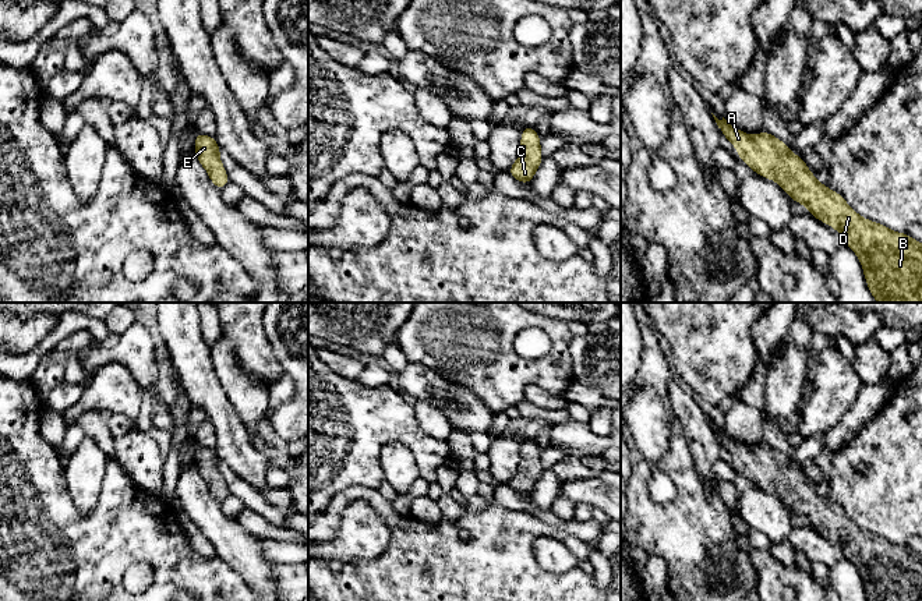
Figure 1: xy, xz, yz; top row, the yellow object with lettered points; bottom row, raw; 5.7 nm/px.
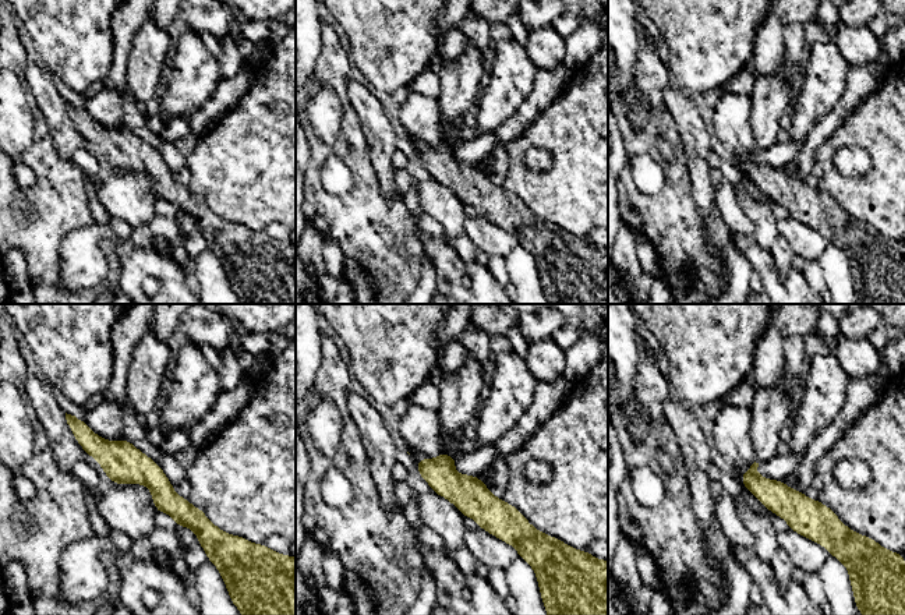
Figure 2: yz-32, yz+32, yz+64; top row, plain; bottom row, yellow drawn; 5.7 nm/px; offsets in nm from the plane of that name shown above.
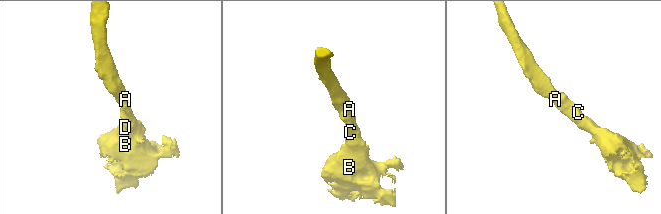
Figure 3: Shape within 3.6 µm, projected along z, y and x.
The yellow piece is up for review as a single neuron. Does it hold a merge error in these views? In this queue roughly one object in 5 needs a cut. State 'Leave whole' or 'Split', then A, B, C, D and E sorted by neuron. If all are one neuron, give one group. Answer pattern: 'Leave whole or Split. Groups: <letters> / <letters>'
Leave whole. Groups: A B C D E

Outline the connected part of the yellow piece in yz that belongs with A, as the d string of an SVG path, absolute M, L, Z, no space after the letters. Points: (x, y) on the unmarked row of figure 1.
M713 427L721 446L735 459L738 470L748 477L755 487L778 495L794 515L809 522L809 527L822 535L830 537L842 548L844 558L859 570L868 601L922 601L922 556L907 545L897 545L882 535L872 534L858 527L827 496L820 496L809 482L802 469L789 463L789 457L776 450L766 442L757 448L749 448L732 439L724 429L718 432Z

